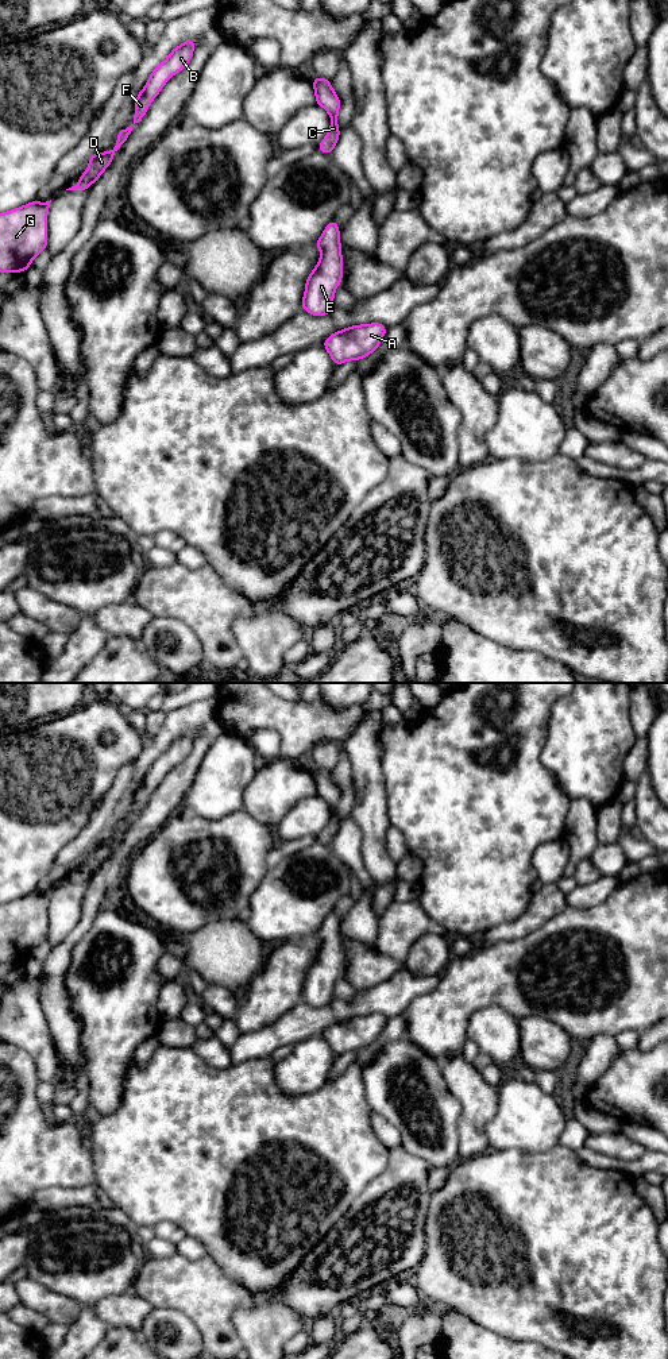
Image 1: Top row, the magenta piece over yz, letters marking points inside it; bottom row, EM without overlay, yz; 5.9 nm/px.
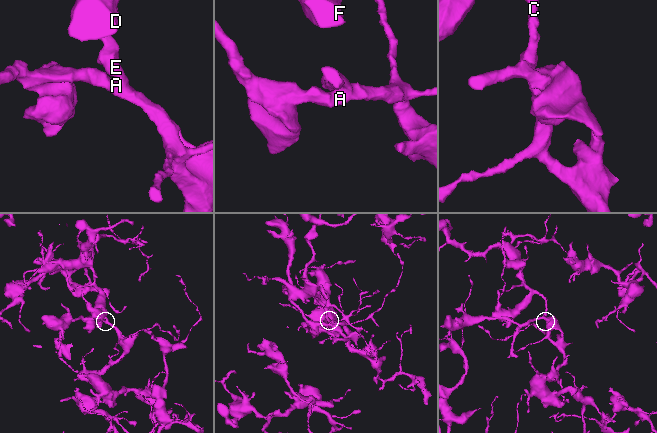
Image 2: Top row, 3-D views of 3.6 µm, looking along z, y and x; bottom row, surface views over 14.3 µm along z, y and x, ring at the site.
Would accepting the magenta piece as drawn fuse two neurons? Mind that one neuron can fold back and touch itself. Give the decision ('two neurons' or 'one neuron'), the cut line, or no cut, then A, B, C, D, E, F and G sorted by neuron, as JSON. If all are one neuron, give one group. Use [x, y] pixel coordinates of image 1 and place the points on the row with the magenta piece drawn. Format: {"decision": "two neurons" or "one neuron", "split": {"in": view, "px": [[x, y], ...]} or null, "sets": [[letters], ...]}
{"decision": "one neuron", "split": null, "sets": [["A", "B", "C", "D", "E", "F", "G"]]}

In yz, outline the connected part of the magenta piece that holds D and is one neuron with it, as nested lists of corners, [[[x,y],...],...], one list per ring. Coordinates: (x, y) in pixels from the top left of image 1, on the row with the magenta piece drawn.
[[[132,126],[120,130],[117,132],[116,146],[112,150],[104,151],[101,154],[92,154],[89,157],[88,169],[85,173],[80,175],[78,184],[66,190],[80,189],[82,192],[86,192],[88,188],[93,182],[96,182],[100,178],[100,175],[104,173],[104,170],[112,163],[116,151],[126,143],[131,131],[132,131]]]

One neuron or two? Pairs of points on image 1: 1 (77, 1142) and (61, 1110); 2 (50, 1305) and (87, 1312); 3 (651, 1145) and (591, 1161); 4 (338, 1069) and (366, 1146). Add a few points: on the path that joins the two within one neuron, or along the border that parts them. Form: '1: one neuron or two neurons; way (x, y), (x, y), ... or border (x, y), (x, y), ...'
1: two neurons; border (74, 1119), (57, 1124)
2: two neurons; border (84, 1305), (69, 1327)
3: two neurons; border (647, 1150), (653, 1151)
4: two neurons; border (360, 1066), (350, 1064), (336, 1077), (328, 1080)

